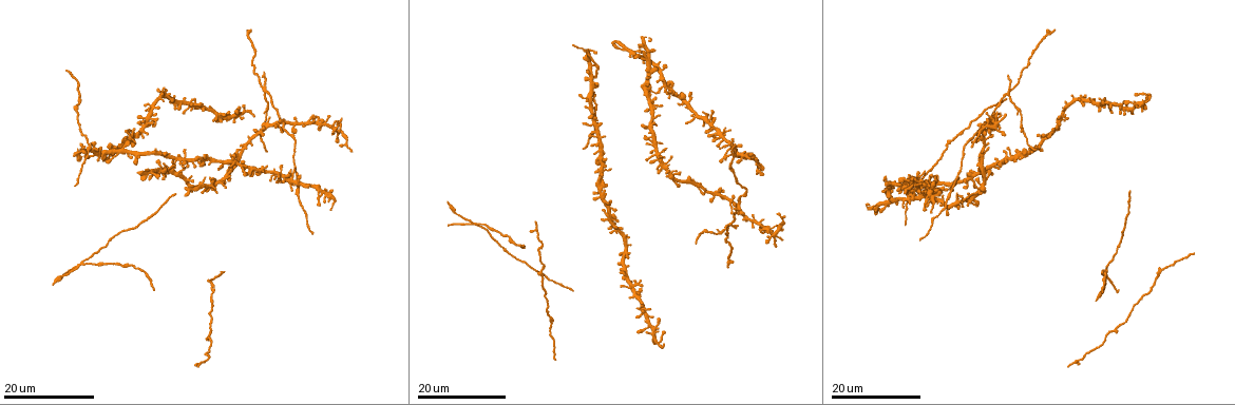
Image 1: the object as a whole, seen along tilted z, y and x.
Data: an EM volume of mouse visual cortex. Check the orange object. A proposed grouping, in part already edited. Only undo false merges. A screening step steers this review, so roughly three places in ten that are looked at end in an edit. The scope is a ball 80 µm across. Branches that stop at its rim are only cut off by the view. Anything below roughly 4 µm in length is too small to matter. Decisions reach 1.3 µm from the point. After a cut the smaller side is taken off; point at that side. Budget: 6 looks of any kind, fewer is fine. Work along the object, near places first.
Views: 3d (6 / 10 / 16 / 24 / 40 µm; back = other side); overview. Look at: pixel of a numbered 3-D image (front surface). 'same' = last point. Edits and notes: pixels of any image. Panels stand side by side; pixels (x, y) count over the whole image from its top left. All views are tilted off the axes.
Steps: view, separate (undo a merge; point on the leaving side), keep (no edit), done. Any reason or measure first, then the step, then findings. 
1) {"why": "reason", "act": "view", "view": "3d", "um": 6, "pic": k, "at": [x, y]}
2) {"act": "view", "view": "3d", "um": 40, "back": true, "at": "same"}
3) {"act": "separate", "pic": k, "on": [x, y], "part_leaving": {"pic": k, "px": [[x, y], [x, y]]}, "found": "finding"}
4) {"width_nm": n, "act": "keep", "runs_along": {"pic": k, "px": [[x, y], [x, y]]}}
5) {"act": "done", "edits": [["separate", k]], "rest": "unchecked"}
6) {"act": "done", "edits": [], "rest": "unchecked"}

{"why": "three arms meet", "act": "view", "view": "3d", "um": 16, "pic": 1, "at": [1006, 95]}

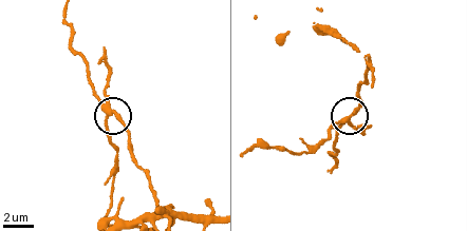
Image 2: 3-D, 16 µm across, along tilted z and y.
{"why": "closer look", "act": "view", "view": "3d", "um": 6, "pic": 2, "at": [344, 118]}

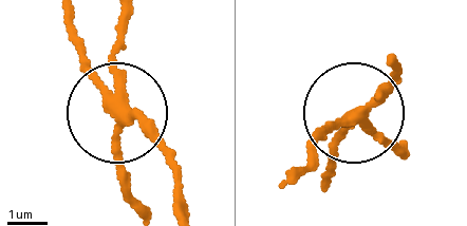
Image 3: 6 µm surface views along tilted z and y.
{"act": "view", "view": "3d", "um": 6, "back": true, "pic": 3, "at": [351, 115]}

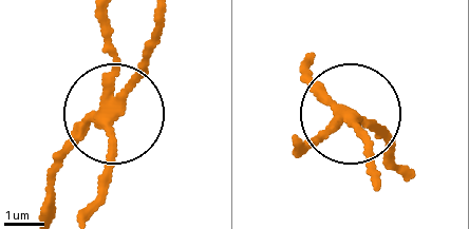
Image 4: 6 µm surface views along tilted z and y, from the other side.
{"width_nm": 250, "act": "separate", "pic": 4, "on": [111, 171], "part_leaving": {"pic": 4, "px": [[100, 119], [106, 168], [92, 211]]}, "found": "a second neuron is stuck on"}

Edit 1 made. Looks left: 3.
{"why": "side arm on a straight run", "act": "view", "view": "3d", "um": 16, "pic": 1, "at": [1019, 156]}

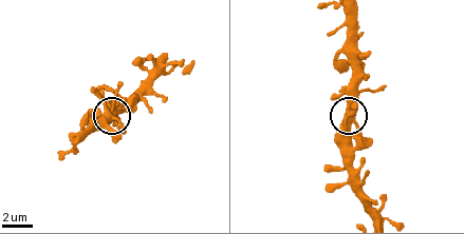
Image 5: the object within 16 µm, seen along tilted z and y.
{"act": "view", "view": "3d", "um": 10, "pic": 5, "at": [352, 115]}

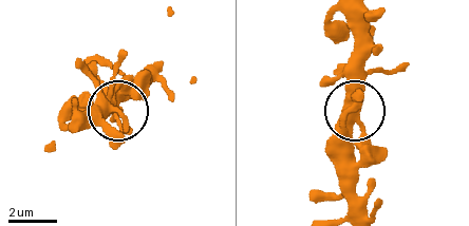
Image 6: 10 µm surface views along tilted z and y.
{"arms": 3, "act": "keep", "found": "continuous, no second neuron"}

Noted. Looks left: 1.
{"act": "done", "edits": [["separate", 4]], "rest": "unchecked"}

